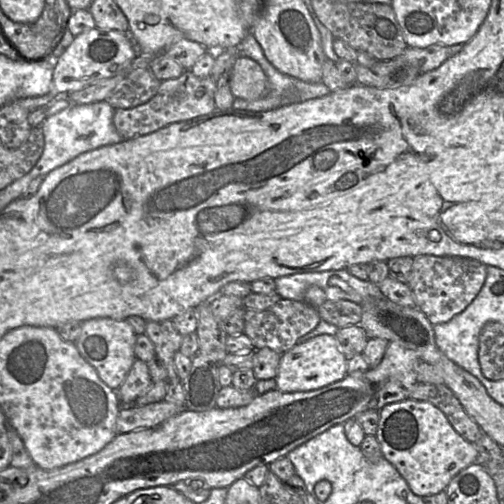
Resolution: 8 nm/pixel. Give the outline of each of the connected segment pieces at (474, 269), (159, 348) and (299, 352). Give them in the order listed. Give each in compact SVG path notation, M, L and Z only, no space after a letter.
M419 255L413 257L413 267L408 286L413 292L416 307L422 311L432 325L445 323L463 312L481 290L487 266L478 260Z
M172 320L147 321L145 334L153 342L155 354L167 371L167 381L180 382L174 365L174 356L181 347L183 336L176 330Z
M322 334L297 343L281 355L275 378L276 389L281 392L304 392L330 385L342 380L348 374L347 360L333 335Z

